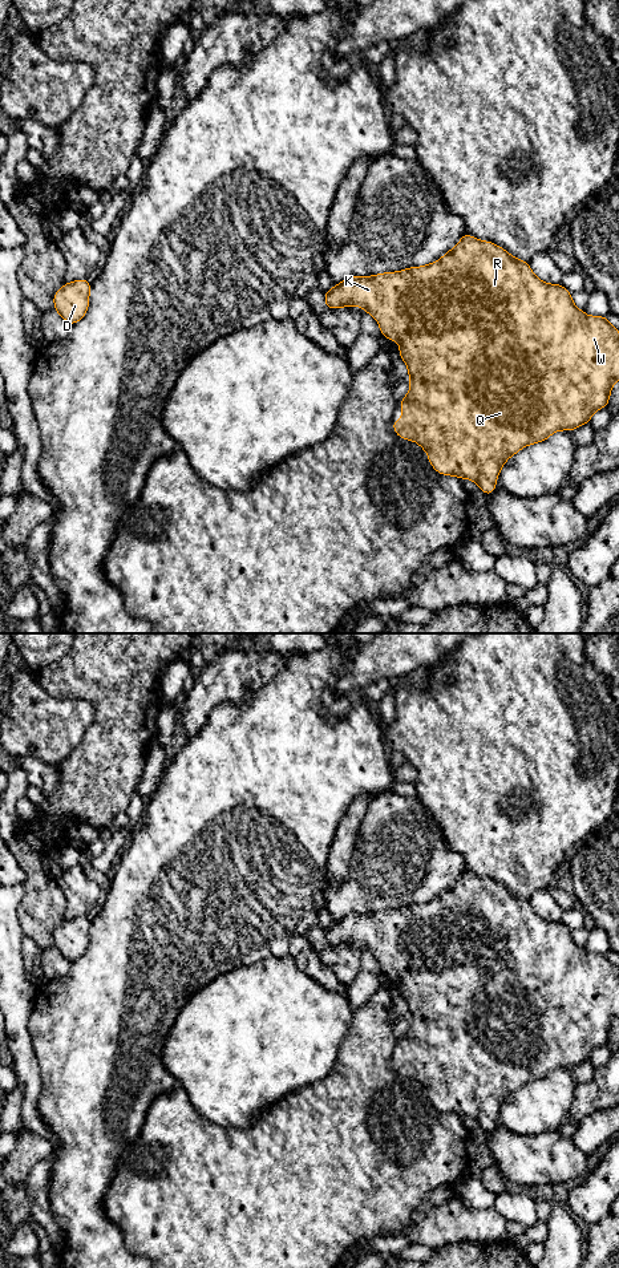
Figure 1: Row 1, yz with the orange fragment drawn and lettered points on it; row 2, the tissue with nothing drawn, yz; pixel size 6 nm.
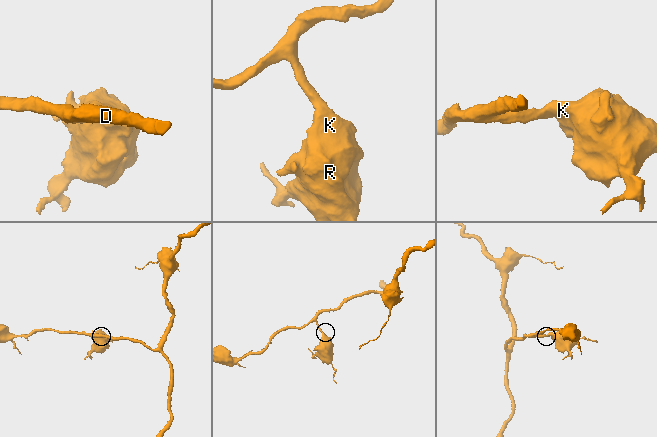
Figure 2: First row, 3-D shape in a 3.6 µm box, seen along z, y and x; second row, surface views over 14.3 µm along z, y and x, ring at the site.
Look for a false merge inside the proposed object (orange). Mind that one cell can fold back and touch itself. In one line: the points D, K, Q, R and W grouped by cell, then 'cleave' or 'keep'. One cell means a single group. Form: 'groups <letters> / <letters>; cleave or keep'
groups D K Q R W; keep

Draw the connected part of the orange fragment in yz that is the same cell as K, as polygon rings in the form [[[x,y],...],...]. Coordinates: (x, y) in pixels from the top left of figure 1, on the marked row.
[[[462,234],[460,243],[440,260],[397,272],[365,277],[349,276],[324,292],[324,301],[328,309],[360,305],[364,312],[377,319],[381,336],[400,344],[398,355],[408,366],[410,388],[406,397],[398,401],[404,417],[393,421],[395,433],[404,439],[417,442],[426,451],[437,473],[472,479],[487,497],[494,493],[498,474],[511,455],[525,446],[547,439],[558,430],[571,432],[588,424],[596,410],[608,405],[612,385],[619,381],[619,329],[612,327],[606,316],[587,316],[575,307],[570,291],[561,284],[547,284],[538,279],[529,262],[511,256],[491,242],[478,240],[468,234]]]

